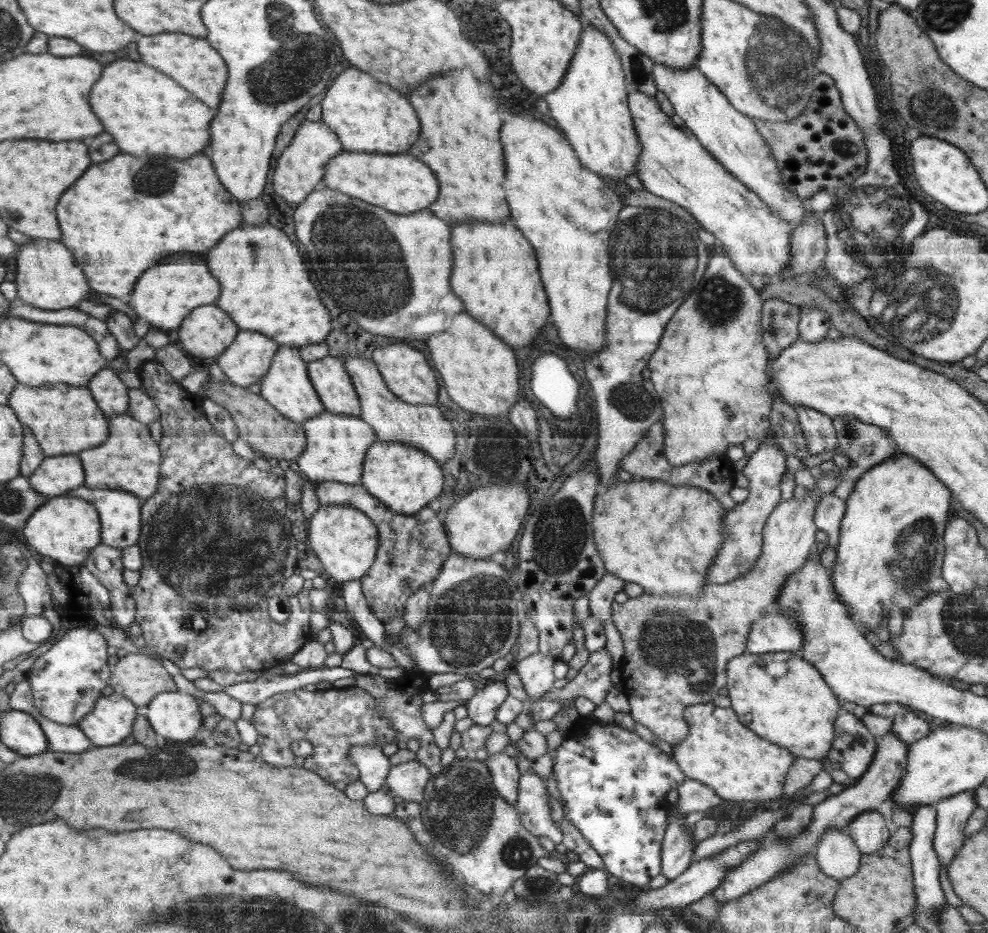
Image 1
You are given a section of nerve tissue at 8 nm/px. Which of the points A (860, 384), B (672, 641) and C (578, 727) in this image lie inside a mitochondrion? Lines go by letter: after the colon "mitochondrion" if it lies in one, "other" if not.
A: other
B: mitochondrion
C: other

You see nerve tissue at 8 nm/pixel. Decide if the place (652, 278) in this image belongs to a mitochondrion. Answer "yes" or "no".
yes

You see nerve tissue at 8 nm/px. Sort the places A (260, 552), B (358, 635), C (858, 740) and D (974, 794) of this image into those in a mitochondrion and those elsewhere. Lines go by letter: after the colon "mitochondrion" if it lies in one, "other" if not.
A: mitochondrion
B: other
C: other
D: other

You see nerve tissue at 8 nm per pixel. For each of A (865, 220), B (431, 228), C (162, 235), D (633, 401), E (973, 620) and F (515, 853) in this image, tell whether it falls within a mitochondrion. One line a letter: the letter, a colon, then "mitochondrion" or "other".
A: mitochondrion
B: other
C: other
D: mitochondrion
E: mitochondrion
F: mitochondrion

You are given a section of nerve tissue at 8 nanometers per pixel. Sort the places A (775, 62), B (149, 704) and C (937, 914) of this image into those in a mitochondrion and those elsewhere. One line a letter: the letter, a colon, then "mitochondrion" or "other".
A: mitochondrion
B: other
C: other

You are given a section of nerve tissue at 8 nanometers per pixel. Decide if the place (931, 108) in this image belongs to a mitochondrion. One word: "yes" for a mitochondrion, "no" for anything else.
yes

